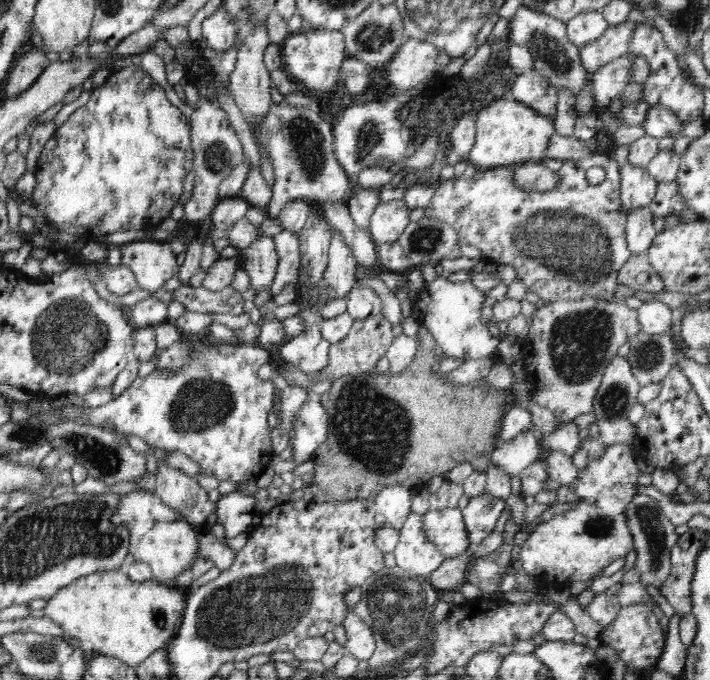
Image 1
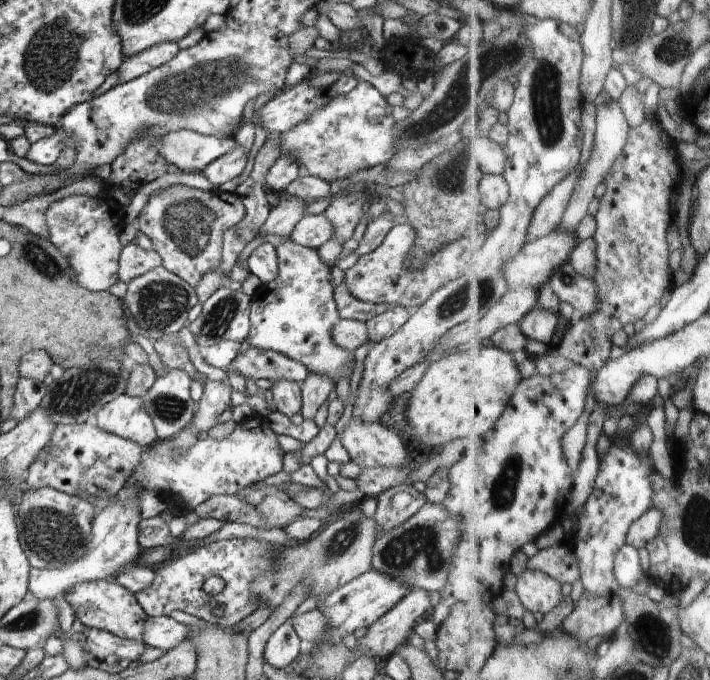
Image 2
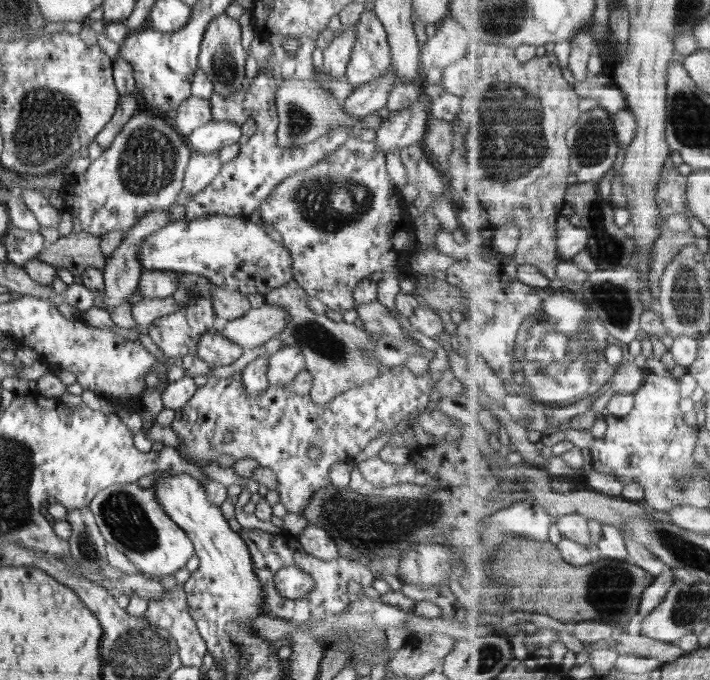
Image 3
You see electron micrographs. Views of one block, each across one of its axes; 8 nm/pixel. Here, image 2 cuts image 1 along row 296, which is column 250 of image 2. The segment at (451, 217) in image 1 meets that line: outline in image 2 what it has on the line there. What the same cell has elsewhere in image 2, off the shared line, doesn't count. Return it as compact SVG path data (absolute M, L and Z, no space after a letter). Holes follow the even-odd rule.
M224 539L204 546L192 546L157 566L152 584L135 593L135 597L148 617L169 616L174 610L182 610L210 625L232 627L257 608L256 596L249 589L251 582L257 573L275 566L278 548L253 539ZM212 575L220 576L226 582L223 592L215 597L206 595L202 589L204 581Z

